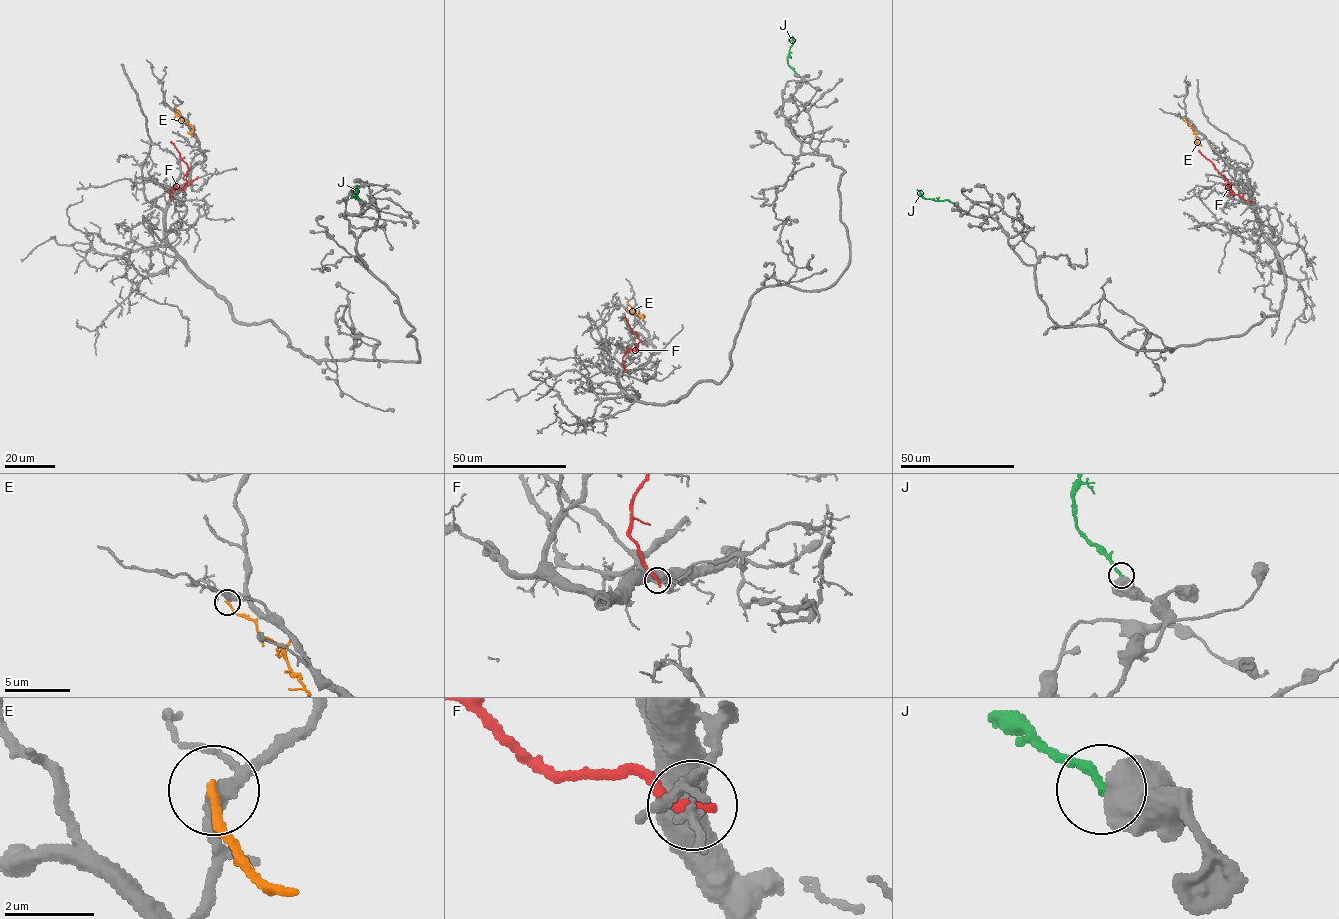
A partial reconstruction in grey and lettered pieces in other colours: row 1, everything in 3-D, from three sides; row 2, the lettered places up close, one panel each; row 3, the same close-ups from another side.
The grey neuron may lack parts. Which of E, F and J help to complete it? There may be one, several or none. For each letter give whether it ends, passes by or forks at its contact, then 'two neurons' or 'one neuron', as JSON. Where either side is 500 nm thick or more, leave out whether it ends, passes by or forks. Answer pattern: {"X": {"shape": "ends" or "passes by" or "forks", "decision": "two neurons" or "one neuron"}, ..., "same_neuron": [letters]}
{"E": {"shape": "ends", "decision": "two neurons"}, "F": {"shape": "ends", "decision": "two neurons"}, "J": {"decision": "two neurons"}, "same_neuron": []}

